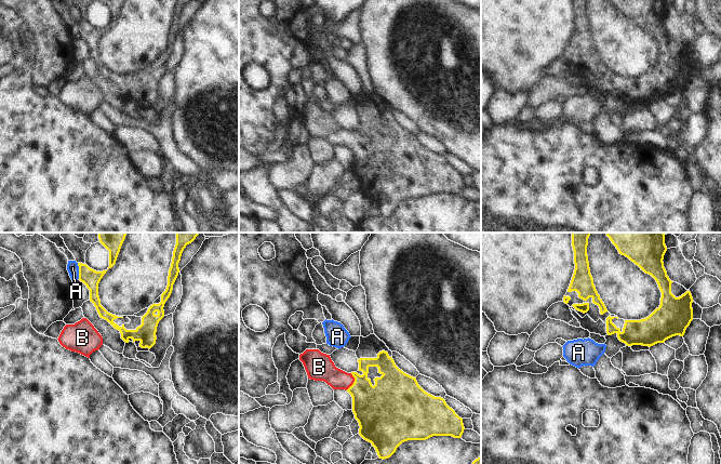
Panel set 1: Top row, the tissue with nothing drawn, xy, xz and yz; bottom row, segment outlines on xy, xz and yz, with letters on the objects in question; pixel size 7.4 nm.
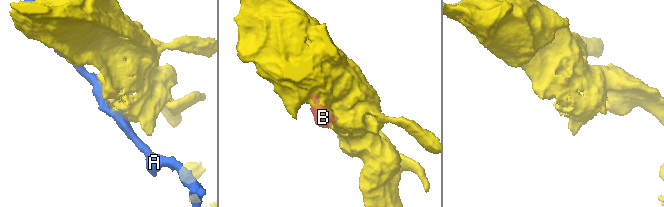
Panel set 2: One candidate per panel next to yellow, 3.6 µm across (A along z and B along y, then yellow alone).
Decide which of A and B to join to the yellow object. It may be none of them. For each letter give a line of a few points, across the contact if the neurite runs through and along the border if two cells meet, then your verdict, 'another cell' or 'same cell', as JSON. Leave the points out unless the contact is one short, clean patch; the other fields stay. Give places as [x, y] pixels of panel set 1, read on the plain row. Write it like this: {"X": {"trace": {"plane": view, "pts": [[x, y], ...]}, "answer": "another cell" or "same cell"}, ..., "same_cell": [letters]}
{"A": {"answer": "another cell"}, "B": {"trace": {"plane": "xz", "pts": [[375, 166], [354, 140], [338, 137], [323, 127]]}, "answer": "same cell"}, "same_cell": ["B"]}

